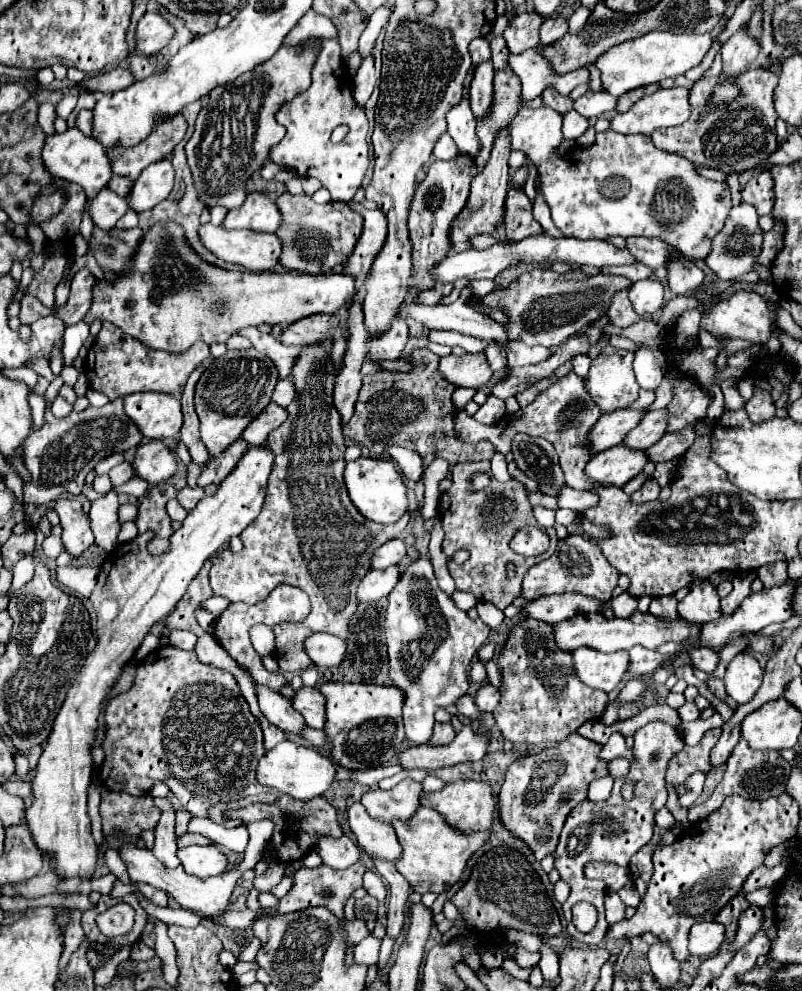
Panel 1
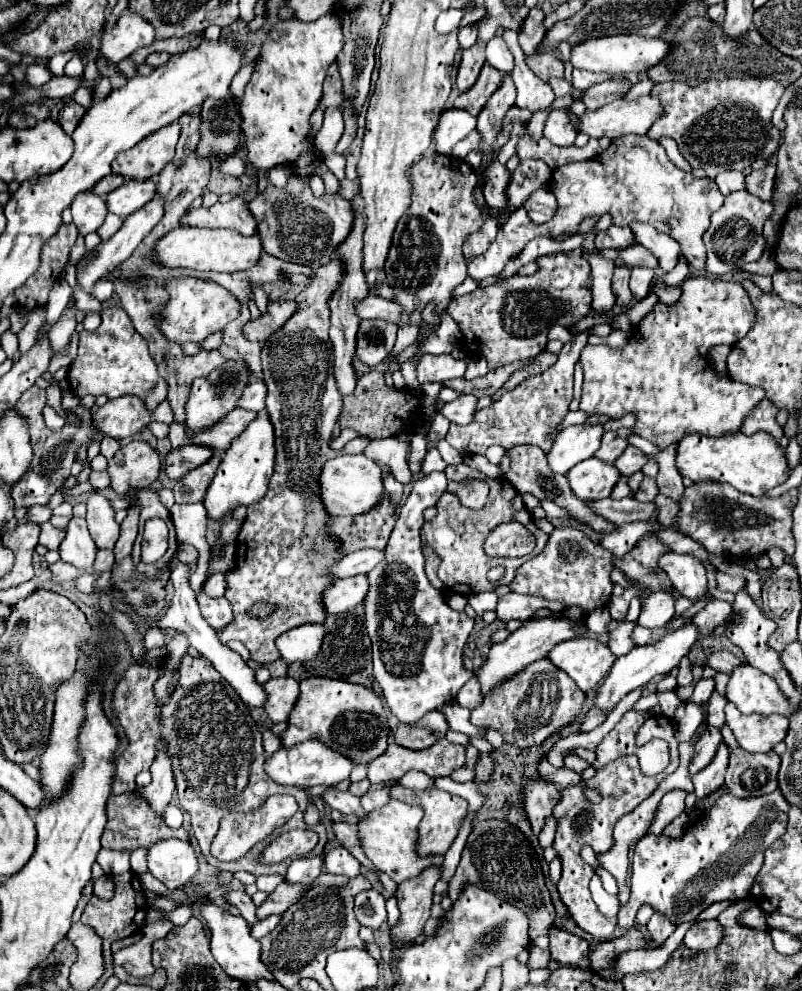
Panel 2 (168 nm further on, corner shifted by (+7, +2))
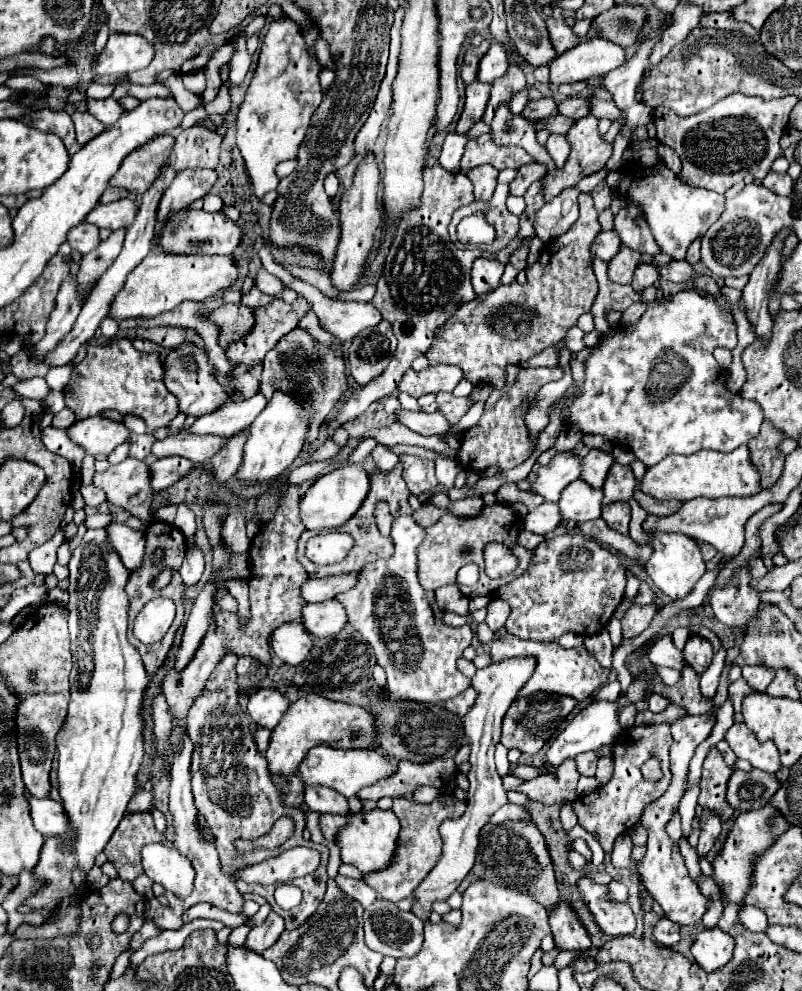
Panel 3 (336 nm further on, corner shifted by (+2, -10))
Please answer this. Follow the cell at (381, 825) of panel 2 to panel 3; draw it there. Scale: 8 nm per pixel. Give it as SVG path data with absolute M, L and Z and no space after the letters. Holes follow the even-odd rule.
M370 809L370 811L348 811L346 825L340 827L334 835L334 843L340 849L342 863L350 863L358 867L358 871L368 873L376 871L380 867L386 867L392 861L392 851L396 847L396 835L400 831L400 821L392 811L382 809Z

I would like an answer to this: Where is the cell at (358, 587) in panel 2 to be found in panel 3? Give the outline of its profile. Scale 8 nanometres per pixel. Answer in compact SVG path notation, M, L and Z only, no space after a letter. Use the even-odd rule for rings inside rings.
M334 599L316 605L308 603L302 607L302 627L314 637L336 635L344 625L346 625L344 607L340 607L340 603L334 603Z

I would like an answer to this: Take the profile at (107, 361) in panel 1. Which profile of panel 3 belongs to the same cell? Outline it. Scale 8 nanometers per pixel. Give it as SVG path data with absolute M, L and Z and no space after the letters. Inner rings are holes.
M120 339L110 345L92 345L86 357L74 367L70 381L64 391L64 401L76 419L100 415L102 411L114 409L122 415L142 417L152 433L156 427L168 425L178 415L176 397L162 383L162 361L156 353L140 353L132 341Z

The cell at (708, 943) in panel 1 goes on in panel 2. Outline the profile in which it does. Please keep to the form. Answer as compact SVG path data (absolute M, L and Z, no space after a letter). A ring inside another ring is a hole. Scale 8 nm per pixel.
M715 919L713 921L697 921L685 933L683 943L695 953L709 951L721 943L721 935L723 935L723 929Z

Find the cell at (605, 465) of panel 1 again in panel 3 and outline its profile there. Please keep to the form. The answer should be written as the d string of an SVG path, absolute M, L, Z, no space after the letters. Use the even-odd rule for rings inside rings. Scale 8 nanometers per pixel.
M580 479L572 481L568 487L564 487L558 507L560 507L562 521L584 523L584 521L598 519L602 509L600 489L592 491L592 487L586 487L584 483L580 483Z

